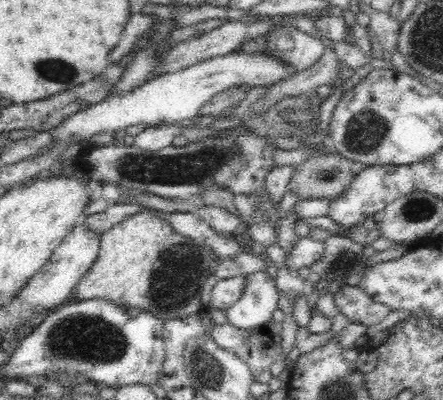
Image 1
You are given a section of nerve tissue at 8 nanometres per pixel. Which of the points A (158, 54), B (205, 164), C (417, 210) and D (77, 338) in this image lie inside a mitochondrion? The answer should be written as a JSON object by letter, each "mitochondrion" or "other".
{"A":"other","B":"mitochondrion","C":"mitochondrion","D":"mitochondrion"}

